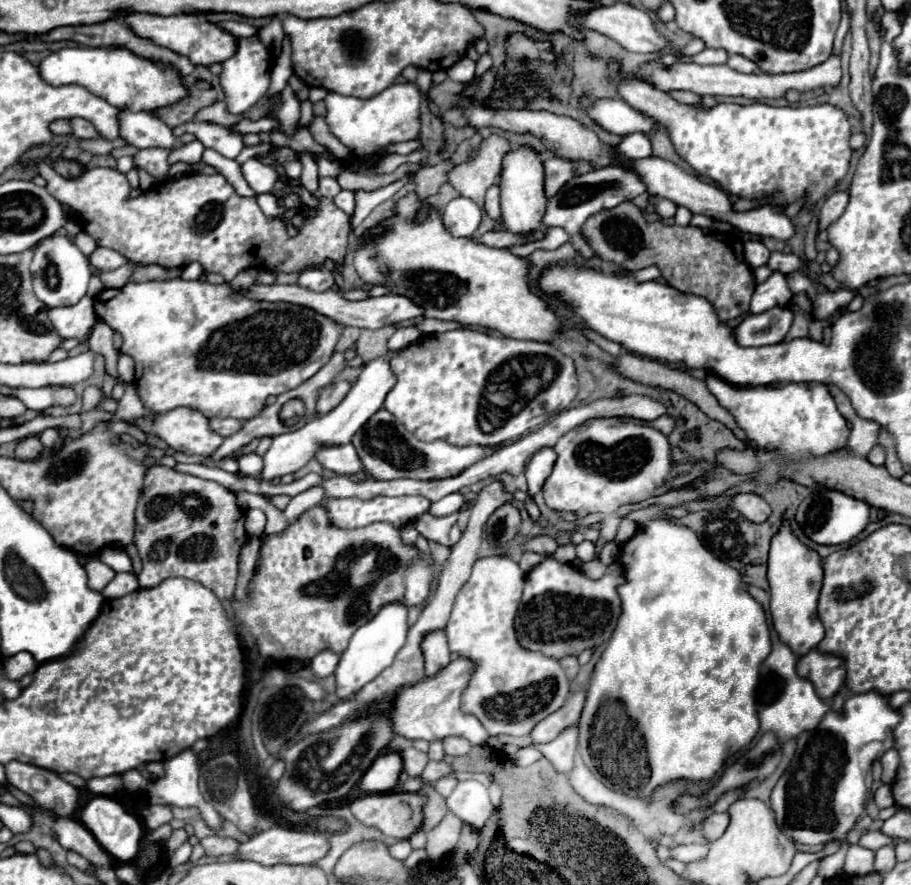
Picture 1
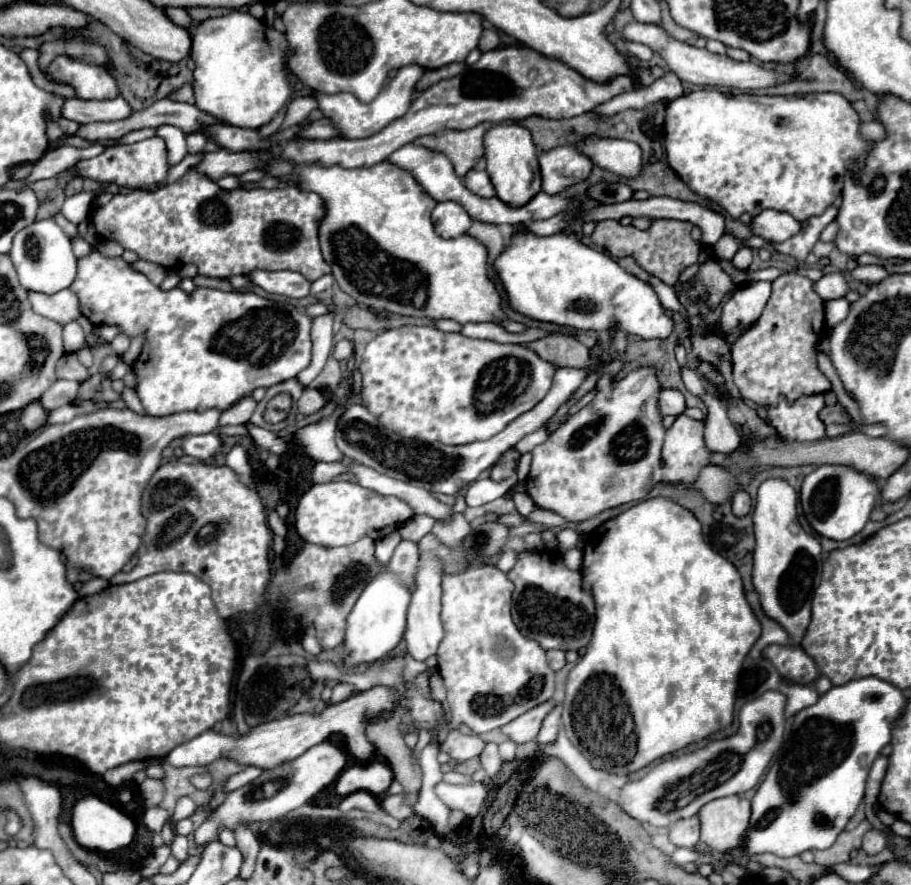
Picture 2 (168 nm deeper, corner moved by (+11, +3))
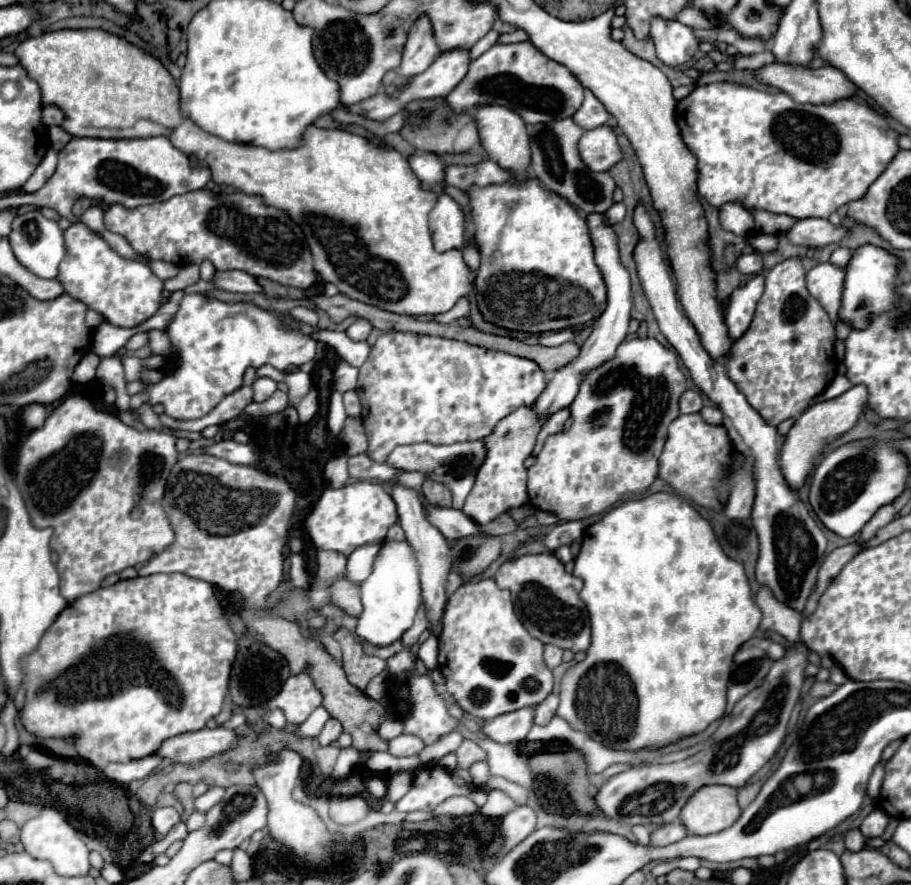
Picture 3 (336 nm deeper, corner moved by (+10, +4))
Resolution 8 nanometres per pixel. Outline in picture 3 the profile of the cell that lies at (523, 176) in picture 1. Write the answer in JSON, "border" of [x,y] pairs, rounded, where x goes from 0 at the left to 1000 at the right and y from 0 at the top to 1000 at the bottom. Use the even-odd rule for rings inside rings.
{"border":[[[532,118],[532,120],[524,122],[521,138],[524,138],[528,163],[535,172],[535,176],[539,181],[543,181],[548,188],[559,190],[565,197],[565,203],[576,203],[578,201],[576,190],[583,185],[583,176],[581,176],[578,140],[572,136],[572,131],[568,131],[568,127],[563,127],[559,122],[550,122],[550,120],[543,120],[543,118]]]}

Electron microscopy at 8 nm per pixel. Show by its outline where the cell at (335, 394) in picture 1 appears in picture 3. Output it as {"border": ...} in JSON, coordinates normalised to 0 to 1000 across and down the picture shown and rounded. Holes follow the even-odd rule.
{"border":[[[341,438],[335,445],[335,450],[326,459],[326,466],[328,466],[328,477],[330,479],[337,479],[346,470],[346,466],[348,466],[348,441],[346,438]]]}

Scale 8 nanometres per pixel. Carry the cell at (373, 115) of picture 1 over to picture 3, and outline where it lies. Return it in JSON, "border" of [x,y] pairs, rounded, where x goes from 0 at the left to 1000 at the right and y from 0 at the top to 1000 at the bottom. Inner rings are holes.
{"border":[[[462,16],[456,20],[456,25],[449,27],[449,41],[442,56],[442,70],[440,70],[440,86],[451,88],[456,84],[462,84],[473,75],[473,70],[482,63],[482,54],[475,41],[473,23]]]}

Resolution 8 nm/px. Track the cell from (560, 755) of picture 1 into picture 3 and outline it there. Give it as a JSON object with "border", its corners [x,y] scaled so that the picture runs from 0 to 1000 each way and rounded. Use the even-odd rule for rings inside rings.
{"border":[[[603,784],[594,795],[587,798],[587,818],[600,818],[607,809],[609,809],[609,802],[611,802],[611,795],[614,795],[614,786],[611,784]]]}

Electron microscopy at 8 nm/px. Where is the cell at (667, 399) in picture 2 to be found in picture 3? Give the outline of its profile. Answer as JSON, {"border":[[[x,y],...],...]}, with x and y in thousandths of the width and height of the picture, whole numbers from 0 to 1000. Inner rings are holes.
{"border":[[[754,441],[750,447],[748,447],[748,466],[769,466],[772,461],[772,450],[767,443],[761,443],[761,441]]]}

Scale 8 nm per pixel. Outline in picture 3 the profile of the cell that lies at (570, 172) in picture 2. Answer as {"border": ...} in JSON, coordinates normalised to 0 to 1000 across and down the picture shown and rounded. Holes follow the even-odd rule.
{"border":[[[662,140],[651,147],[642,147],[636,158],[636,174],[640,183],[653,194],[664,194],[675,188],[684,179],[675,145]]]}

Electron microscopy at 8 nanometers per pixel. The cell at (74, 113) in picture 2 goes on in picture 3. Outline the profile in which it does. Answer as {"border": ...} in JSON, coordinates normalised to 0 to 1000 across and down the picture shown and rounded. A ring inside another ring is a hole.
{"border":[[[52,120],[52,122],[47,122],[45,133],[47,133],[47,140],[49,140],[52,145],[65,142],[65,140],[69,138],[69,127],[67,127],[65,122],[60,122],[60,120]]]}

